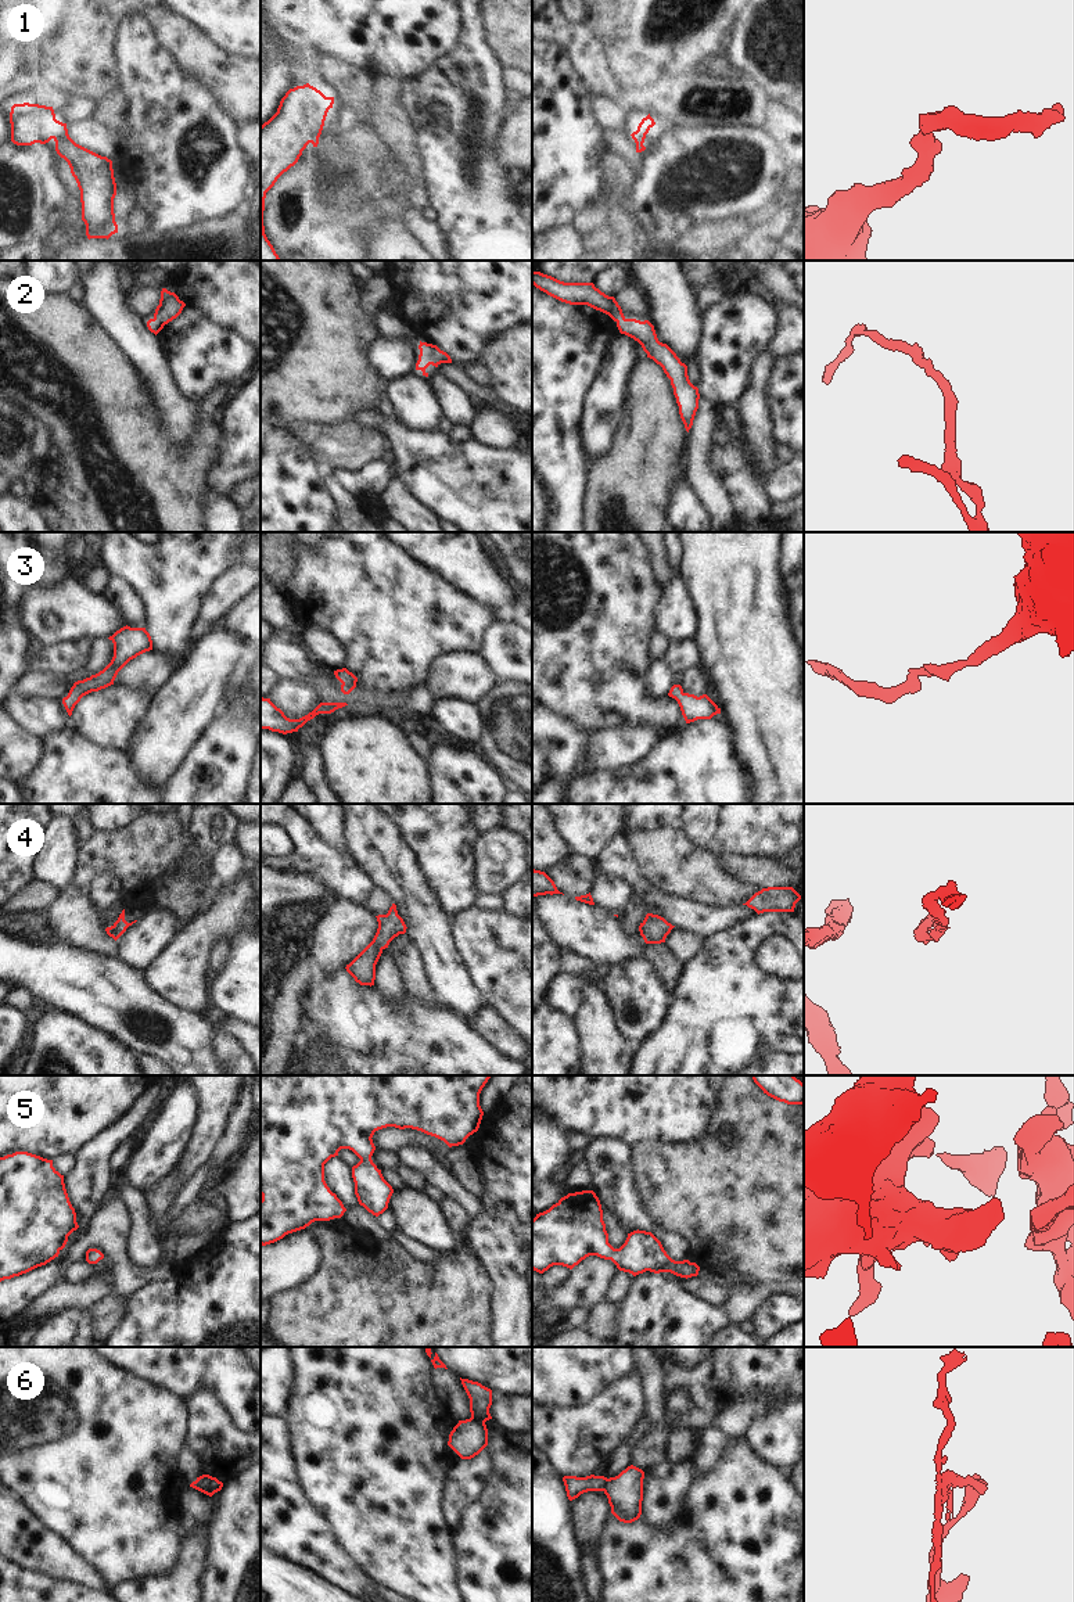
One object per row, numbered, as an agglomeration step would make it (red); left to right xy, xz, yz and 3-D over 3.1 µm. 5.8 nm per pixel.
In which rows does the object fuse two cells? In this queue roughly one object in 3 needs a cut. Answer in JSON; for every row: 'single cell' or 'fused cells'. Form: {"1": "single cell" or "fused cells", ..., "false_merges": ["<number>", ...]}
{"1": "single cell", "2": "single cell", "3": "single cell", "4": "single cell", "5": "single cell", "6": "fused cells", "false_merges": ["6"]}

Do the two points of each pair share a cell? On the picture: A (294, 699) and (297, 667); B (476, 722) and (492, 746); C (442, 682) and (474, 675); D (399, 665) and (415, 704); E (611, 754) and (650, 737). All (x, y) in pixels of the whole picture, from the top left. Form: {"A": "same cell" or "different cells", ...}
{"A": "different cells", "B": "different cells", "C": "same cell", "D": "different cells", "E": "same cell"}

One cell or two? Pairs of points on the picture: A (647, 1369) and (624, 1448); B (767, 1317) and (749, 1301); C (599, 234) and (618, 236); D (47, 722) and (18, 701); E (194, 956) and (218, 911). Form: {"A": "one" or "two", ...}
{"A": "two", "B": "two", "C": "two", "D": "one", "E": "one"}

